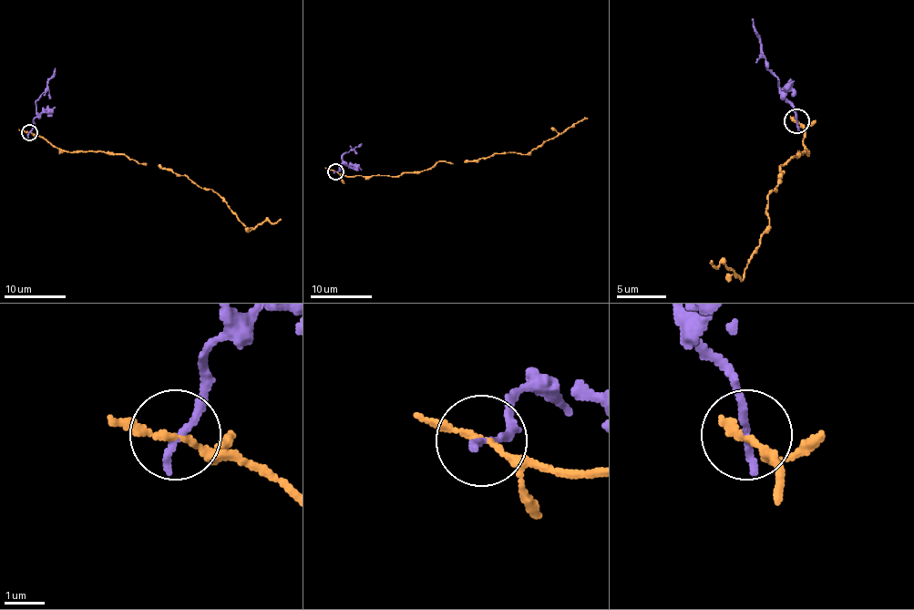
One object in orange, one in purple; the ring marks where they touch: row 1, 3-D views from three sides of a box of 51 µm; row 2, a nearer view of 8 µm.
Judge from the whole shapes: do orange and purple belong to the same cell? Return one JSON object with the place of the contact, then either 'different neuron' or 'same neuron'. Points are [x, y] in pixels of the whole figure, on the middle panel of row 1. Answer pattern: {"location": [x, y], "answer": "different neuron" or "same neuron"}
{"location": [335, 171], "answer": "different neuron"}

